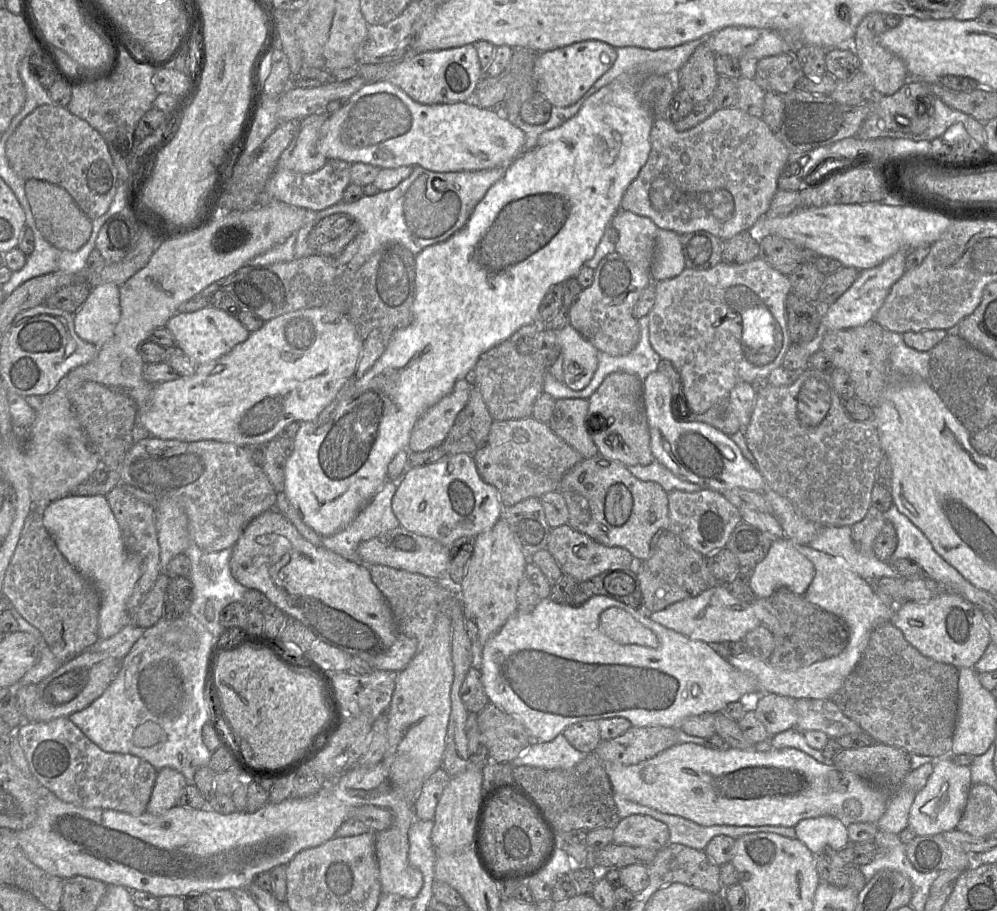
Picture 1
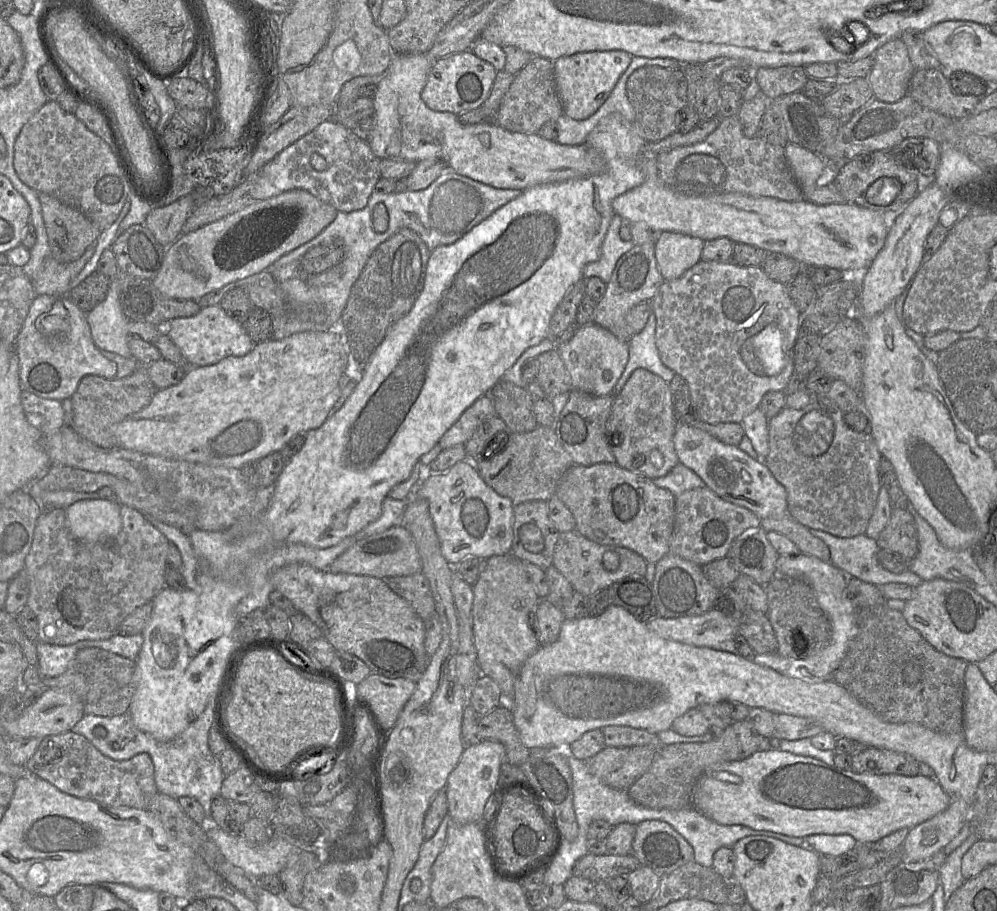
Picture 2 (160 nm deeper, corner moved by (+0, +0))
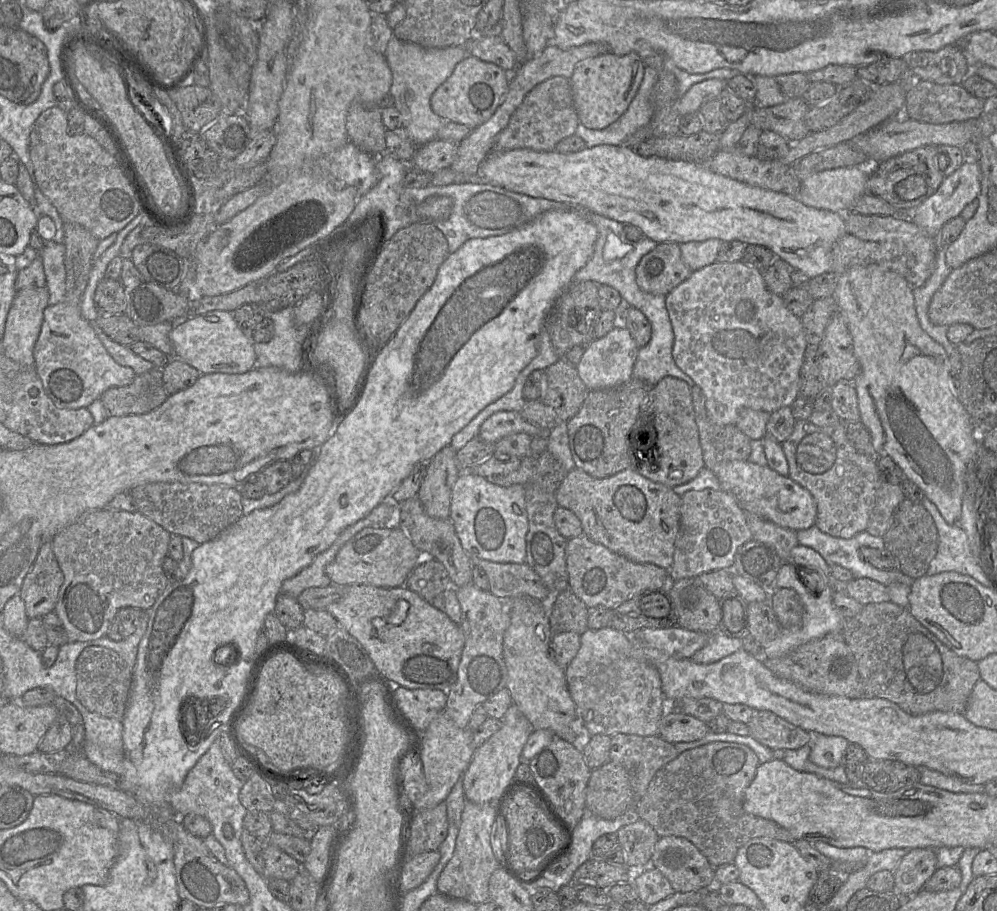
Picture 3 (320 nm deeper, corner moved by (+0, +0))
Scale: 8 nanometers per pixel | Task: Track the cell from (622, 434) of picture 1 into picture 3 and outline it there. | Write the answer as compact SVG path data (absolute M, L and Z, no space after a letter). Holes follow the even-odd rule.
M664 377L650 387L640 416L629 435L631 468L667 487L685 484L705 467L692 392L683 380Z

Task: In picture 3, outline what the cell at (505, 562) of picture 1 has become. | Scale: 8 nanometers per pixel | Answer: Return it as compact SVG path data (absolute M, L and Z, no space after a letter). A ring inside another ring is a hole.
M530 597L501 600L505 602L510 617L509 627L504 633L503 658L508 674L506 689L513 704L526 716L534 730L550 730L582 751L585 738L589 736L586 736L586 728L569 692L565 669L552 657L550 642L553 633L544 602Z

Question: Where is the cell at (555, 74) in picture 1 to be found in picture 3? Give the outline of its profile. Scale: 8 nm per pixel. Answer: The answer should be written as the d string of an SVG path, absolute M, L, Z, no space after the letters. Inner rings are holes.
M635 52L622 56L606 53L577 63L569 81L579 122L588 129L600 130L617 121L637 94L645 67Z

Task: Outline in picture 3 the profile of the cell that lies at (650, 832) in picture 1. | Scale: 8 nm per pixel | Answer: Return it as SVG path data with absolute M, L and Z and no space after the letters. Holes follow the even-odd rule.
M659 837L650 866L669 880L675 893L709 890L715 885L715 868L683 837Z

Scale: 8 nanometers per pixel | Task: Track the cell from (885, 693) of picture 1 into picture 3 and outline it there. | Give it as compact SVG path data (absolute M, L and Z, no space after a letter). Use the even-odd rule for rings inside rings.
M891 601L863 606L860 613L844 621L842 635L855 658L859 682L868 693L867 697L887 699L911 715L931 712L963 714L974 685L981 679L976 662L954 653L920 624L908 607Z

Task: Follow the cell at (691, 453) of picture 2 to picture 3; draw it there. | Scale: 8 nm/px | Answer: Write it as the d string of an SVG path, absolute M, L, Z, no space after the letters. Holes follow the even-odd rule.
M735 460L722 462L712 471L719 480L721 490L733 496L745 513L794 531L815 526L817 505L811 493L769 466Z

